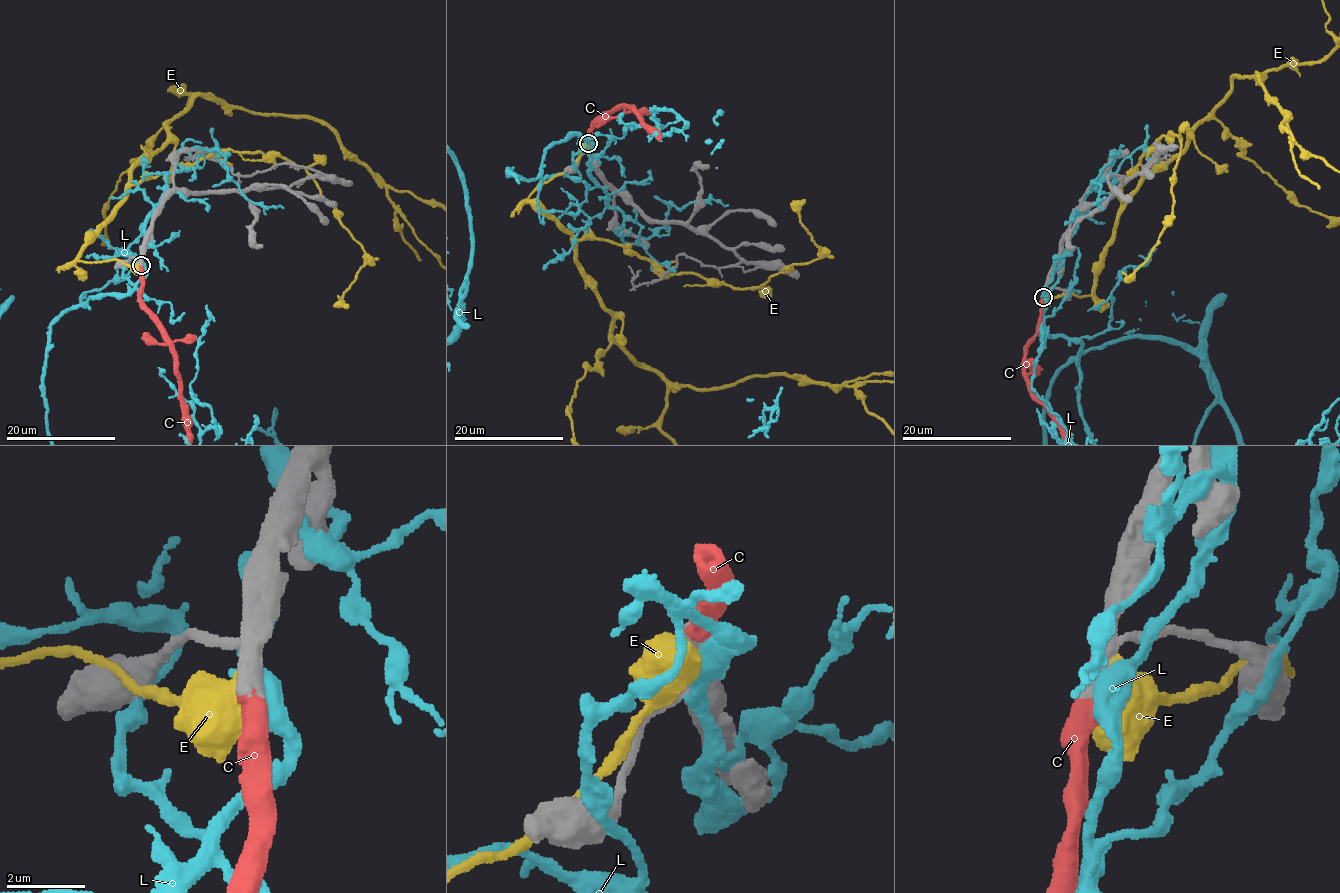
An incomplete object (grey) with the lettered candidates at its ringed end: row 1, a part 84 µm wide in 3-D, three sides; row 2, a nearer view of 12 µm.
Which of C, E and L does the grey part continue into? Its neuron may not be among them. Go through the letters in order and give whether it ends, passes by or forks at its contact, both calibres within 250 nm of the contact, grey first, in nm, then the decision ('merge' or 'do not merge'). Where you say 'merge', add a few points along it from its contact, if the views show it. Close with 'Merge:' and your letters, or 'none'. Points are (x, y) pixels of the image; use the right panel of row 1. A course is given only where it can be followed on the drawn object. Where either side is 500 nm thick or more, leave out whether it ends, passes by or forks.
C: calibres 550 and 550 nm; merge
E: calibres 500 and 480 nm; do not merge
L: calibres 650 and 600 nm; do not merge
Merge: C

